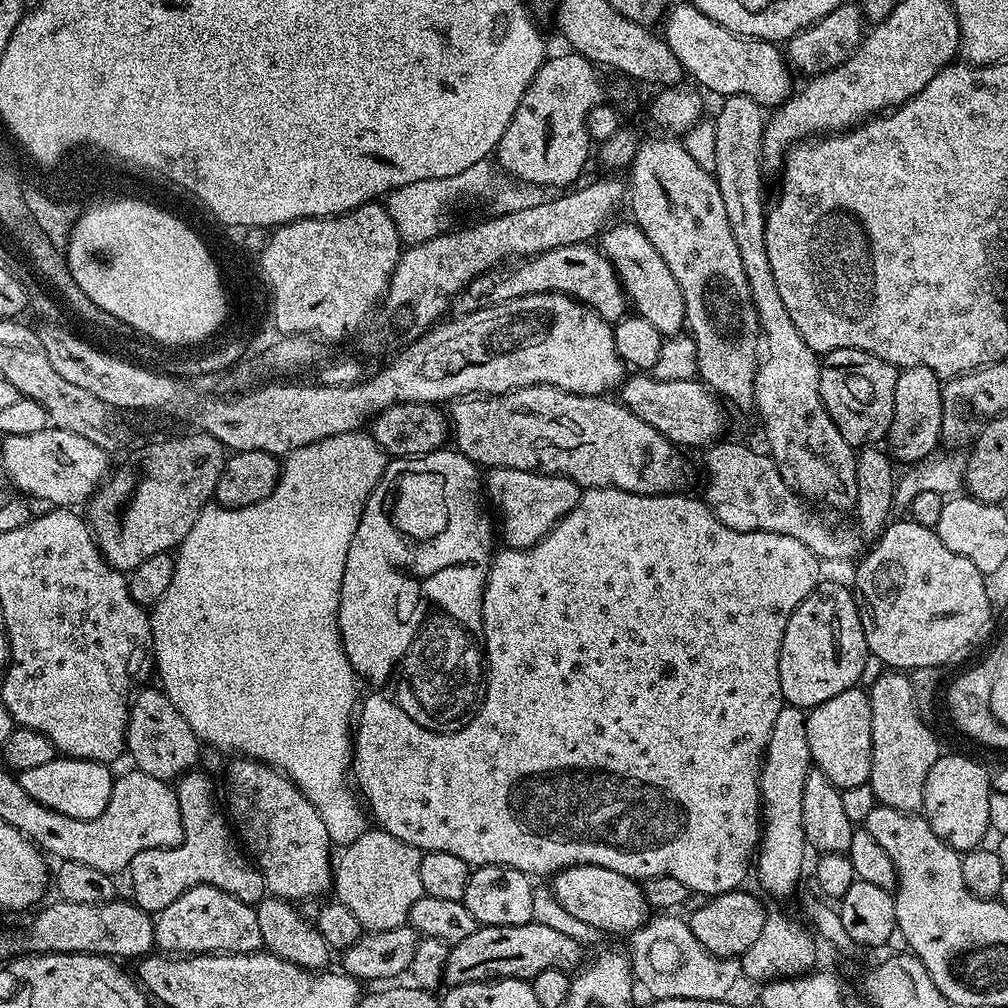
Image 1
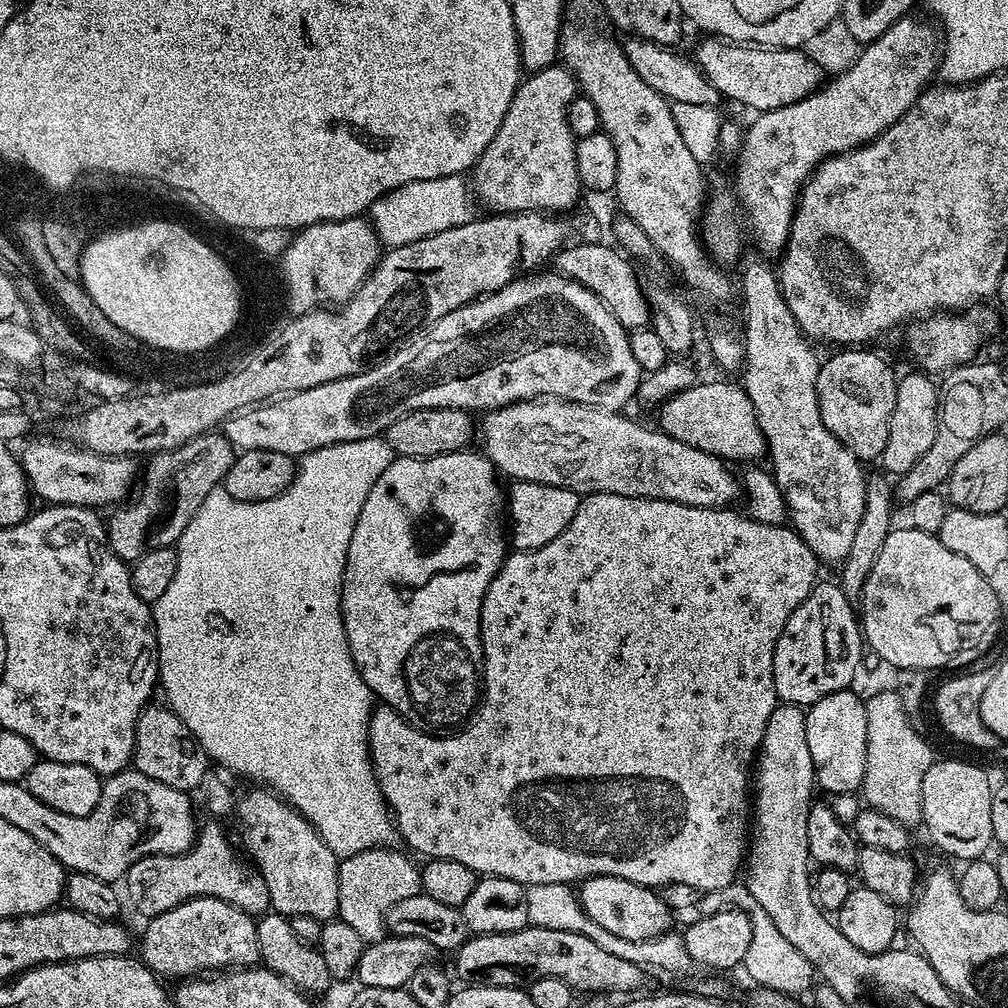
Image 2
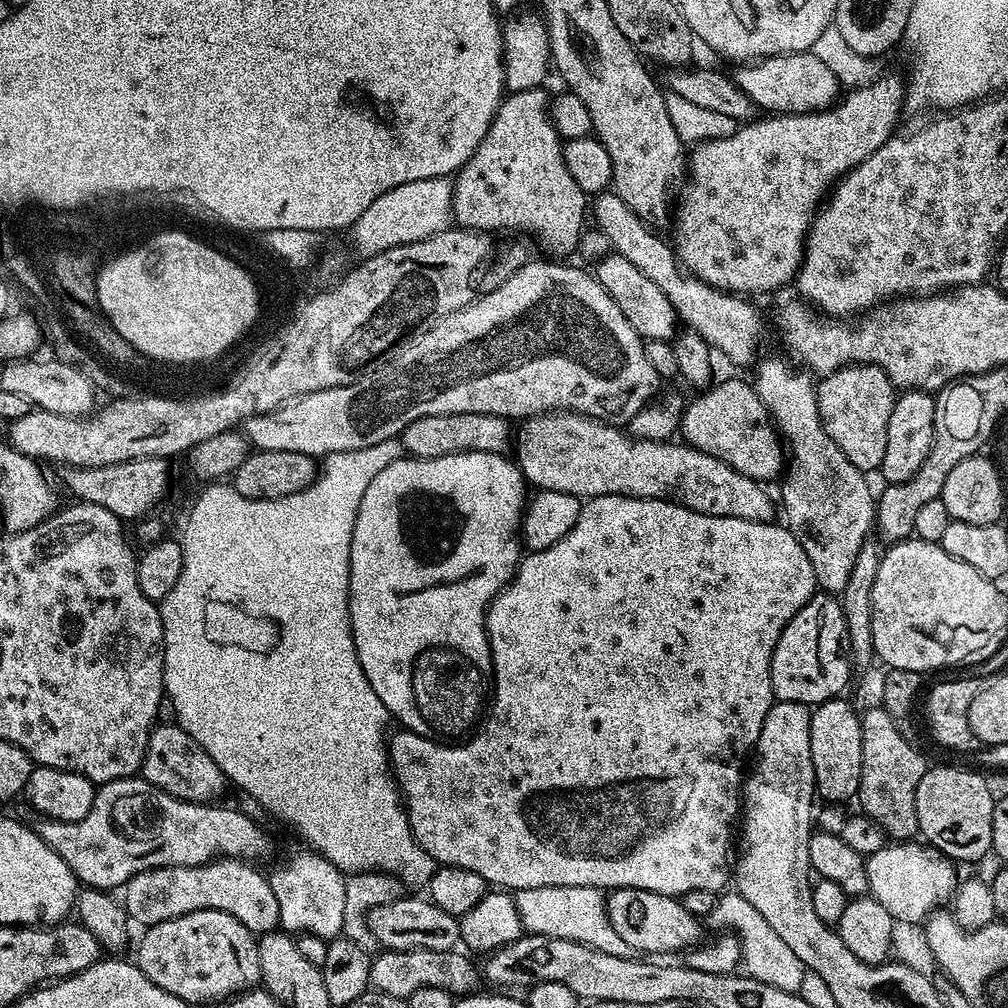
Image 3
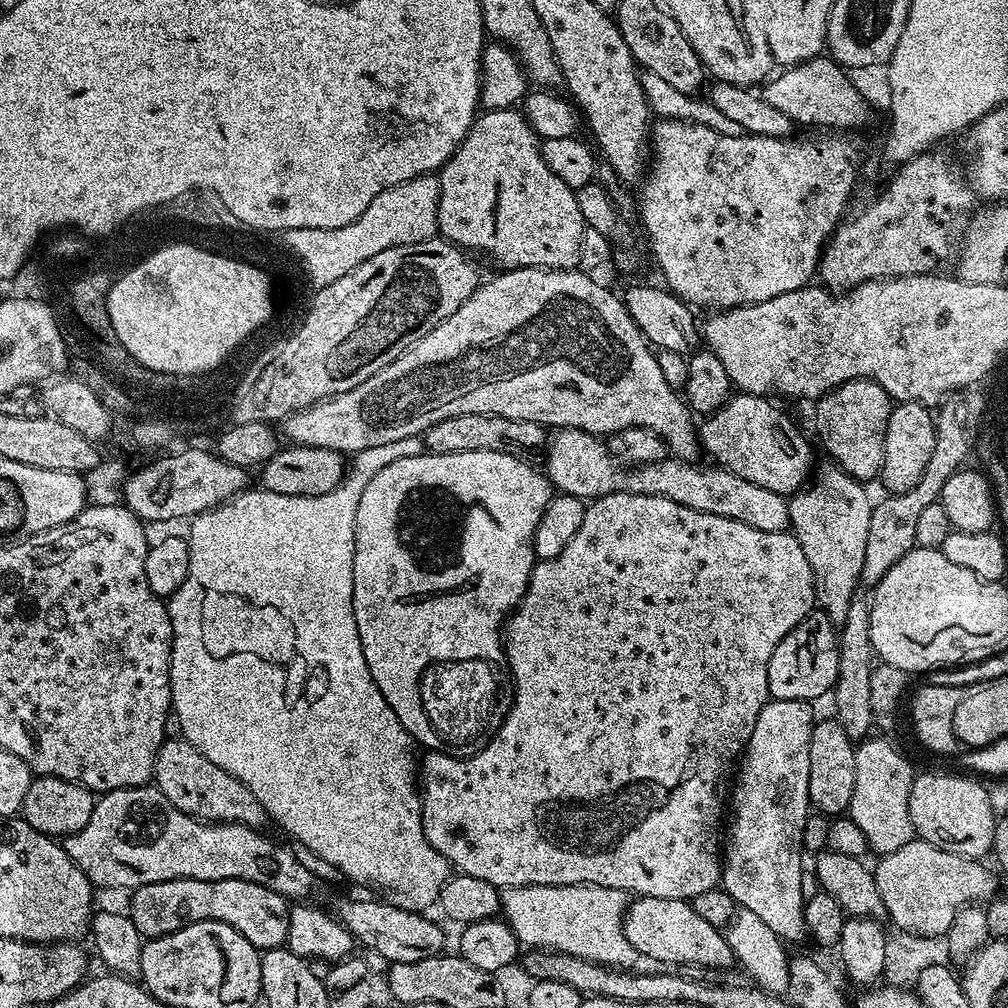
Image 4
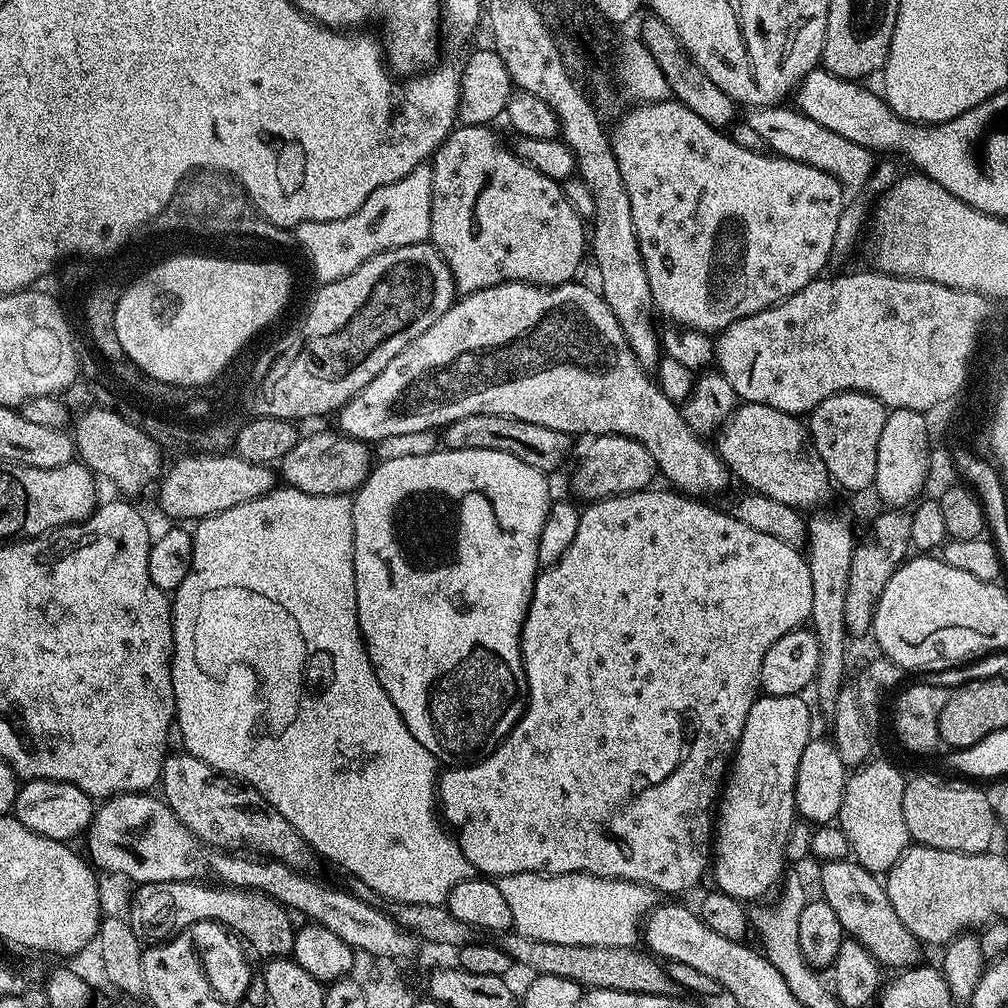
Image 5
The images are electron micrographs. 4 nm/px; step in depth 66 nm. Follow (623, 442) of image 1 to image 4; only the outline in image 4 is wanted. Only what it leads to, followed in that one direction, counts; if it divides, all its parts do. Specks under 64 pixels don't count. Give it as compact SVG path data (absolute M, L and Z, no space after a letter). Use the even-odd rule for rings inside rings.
M565 428L553 436L556 437L552 445L551 440L547 445L546 475L549 485L557 493L578 496L585 502L609 496L612 492L665 496L670 498L670 502L685 504L690 510L698 510L702 514L718 514L722 518L734 518L734 522L746 522L746 526L754 526L754 530L789 531L788 500L781 493L766 490L766 486L754 486L754 482L738 478L738 474L727 468L707 468L701 462L675 458L661 458L651 464L627 468L614 459L607 447L590 432L583 432L580 428Z

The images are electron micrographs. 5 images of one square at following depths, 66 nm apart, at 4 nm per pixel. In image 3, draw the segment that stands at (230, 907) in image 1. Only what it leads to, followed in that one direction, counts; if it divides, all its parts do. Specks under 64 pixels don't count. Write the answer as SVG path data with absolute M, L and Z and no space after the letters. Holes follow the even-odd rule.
M191 911L190 914L180 915L178 918L151 924L143 932L145 933L136 952L139 968L156 986L182 998L190 1006L202 1002L223 1001L236 993L255 987L261 981L257 935L225 911Z

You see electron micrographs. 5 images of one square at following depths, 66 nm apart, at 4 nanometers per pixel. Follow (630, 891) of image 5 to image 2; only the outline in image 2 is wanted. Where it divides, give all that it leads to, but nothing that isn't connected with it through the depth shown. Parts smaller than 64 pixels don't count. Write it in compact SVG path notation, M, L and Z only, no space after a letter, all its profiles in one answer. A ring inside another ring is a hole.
M533 884L526 891L526 902L528 903L528 923L531 927L546 930L570 930L574 934L586 934L586 938L598 942L598 946L602 946L606 954L626 958L626 962L634 962L651 975L653 972L656 976L684 976L691 968L694 968L692 954L683 939L627 940L618 938L618 934L610 934L610 930L602 930L602 926L598 926L584 913L577 889L573 885Z

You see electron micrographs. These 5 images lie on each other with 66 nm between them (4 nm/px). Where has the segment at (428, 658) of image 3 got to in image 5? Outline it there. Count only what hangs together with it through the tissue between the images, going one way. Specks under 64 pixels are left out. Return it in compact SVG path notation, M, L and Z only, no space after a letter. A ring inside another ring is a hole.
M472 644L472 648L468 648L468 652L464 652L464 656L460 656L460 660L456 660L456 664L452 664L452 668L444 668L444 672L436 672L436 676L432 676L432 680L428 680L428 684L424 684L424 712L428 712L428 728L432 728L432 740L428 740L426 750L430 750L430 754L437 762L444 766L467 765L469 762L481 759L493 745L507 736L512 725L519 720L522 711L521 672L522 668L512 668L512 664L508 664L508 660L504 660L504 656L500 656L500 652L496 652L496 648L488 648L488 644Z

